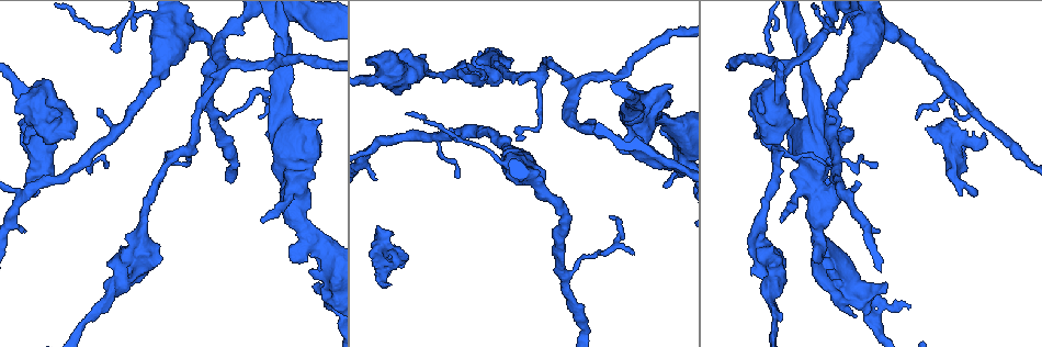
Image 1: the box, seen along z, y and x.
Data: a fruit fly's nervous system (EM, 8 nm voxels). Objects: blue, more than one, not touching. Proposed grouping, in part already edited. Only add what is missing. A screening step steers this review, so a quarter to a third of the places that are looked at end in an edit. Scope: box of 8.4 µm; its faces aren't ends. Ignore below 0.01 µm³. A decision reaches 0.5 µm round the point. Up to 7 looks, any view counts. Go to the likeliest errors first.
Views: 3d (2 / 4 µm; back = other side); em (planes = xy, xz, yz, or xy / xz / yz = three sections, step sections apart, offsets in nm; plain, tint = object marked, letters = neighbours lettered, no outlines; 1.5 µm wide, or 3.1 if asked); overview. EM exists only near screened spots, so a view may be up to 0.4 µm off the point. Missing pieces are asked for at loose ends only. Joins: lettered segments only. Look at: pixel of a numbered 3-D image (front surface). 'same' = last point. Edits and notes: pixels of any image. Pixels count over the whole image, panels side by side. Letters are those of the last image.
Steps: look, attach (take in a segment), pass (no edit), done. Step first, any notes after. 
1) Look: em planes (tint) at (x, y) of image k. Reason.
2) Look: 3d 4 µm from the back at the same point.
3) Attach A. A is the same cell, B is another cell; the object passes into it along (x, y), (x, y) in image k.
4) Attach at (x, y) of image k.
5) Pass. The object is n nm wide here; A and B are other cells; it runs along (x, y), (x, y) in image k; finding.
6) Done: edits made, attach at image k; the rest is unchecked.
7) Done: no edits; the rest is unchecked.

Look: 3d 4 µm from the back at (74, 134) of image 1. Stops while still wide.

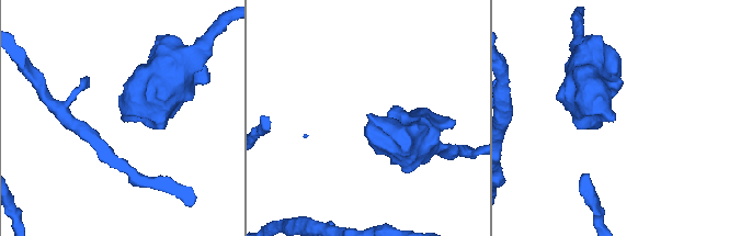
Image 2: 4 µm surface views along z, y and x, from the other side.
Look: em xy step 4 (tint) at (368, 115) of image 2. Now the EM.

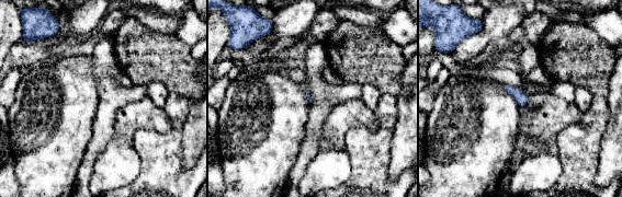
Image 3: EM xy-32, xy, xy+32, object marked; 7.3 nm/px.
Look: em planes (letters) at the same point.

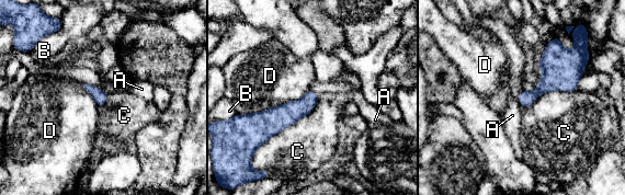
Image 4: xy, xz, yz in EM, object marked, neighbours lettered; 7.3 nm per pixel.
Pass. The longest contact is with C, 600 nm; A, B, C and D are other cells; a border runs along (318, 95), (307, 114), (257, 148) in image 4; no lettered segment goes on from it.

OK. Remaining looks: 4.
Look: 3d 2 µm at (260, 221) of image 1. Branch stops here.

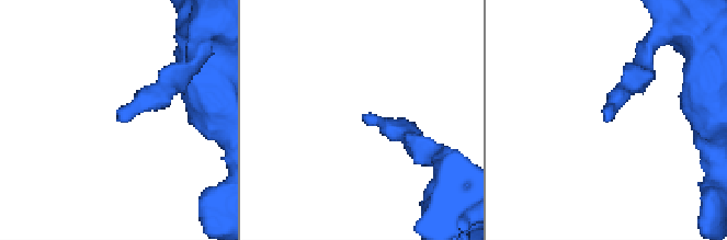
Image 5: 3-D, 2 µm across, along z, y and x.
Look: em yz step 8 (tint) at (364, 114) of image 5. Need the tissue.

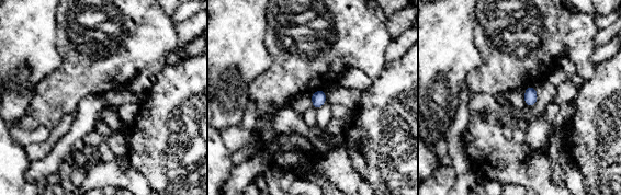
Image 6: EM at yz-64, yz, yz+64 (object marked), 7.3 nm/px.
Look: em planes (letters) at the same point. Cut it another way.

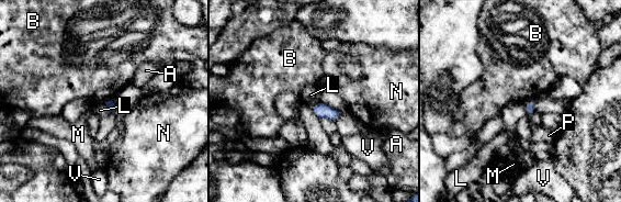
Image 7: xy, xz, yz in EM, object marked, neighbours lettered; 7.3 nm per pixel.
Pass. The longest contact is with L, 100 nm; A, B, L, M, N, P and V are other cells; a border runs along (523, 103), (528, 115) in image 7; none of them fits.

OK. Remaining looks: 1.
Look: em planes (letters) at (523, 140) of image 1. Thin end.

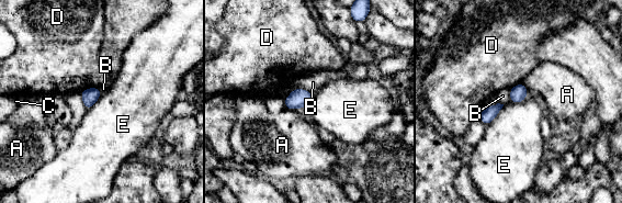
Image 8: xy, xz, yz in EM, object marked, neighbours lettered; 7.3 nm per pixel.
Pass. A, B, C, D and E are other cells; a border runs along (522, 83), (528, 90) in image 8; none of them fits.

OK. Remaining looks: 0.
Done: no edits; the rest is unchecked.

